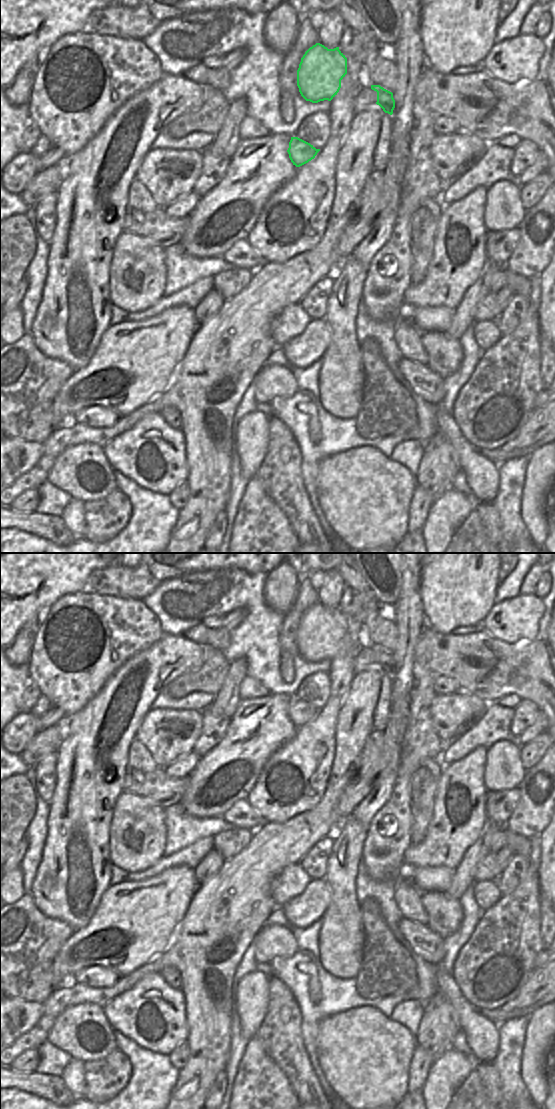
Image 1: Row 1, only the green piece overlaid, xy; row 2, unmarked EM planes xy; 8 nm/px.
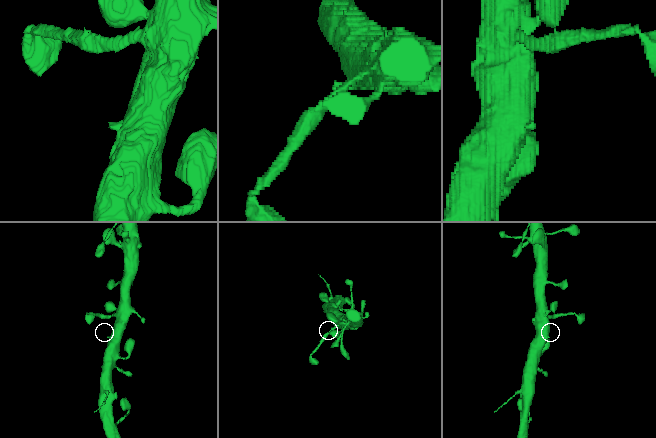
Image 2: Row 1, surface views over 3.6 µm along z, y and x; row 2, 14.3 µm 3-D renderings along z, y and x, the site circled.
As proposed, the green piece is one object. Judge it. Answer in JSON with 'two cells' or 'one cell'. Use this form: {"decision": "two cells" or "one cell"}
{"decision": "one cell"}

